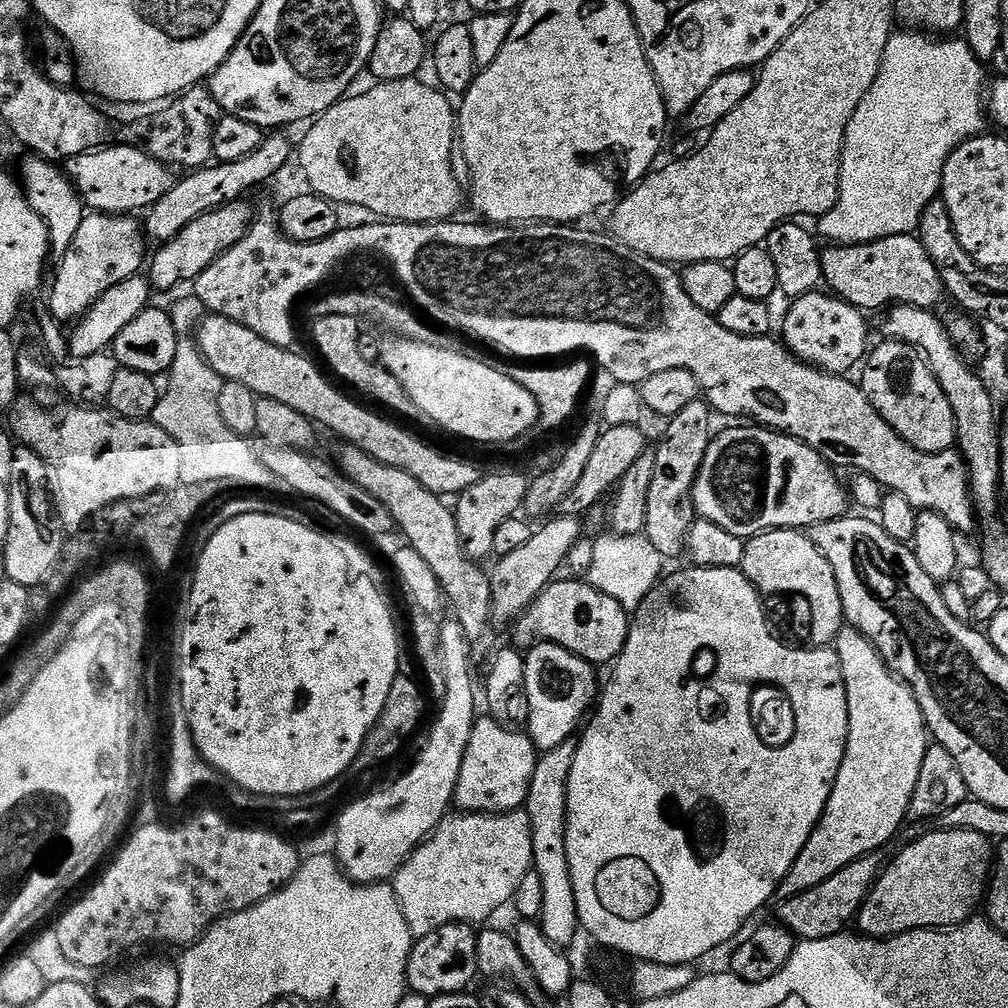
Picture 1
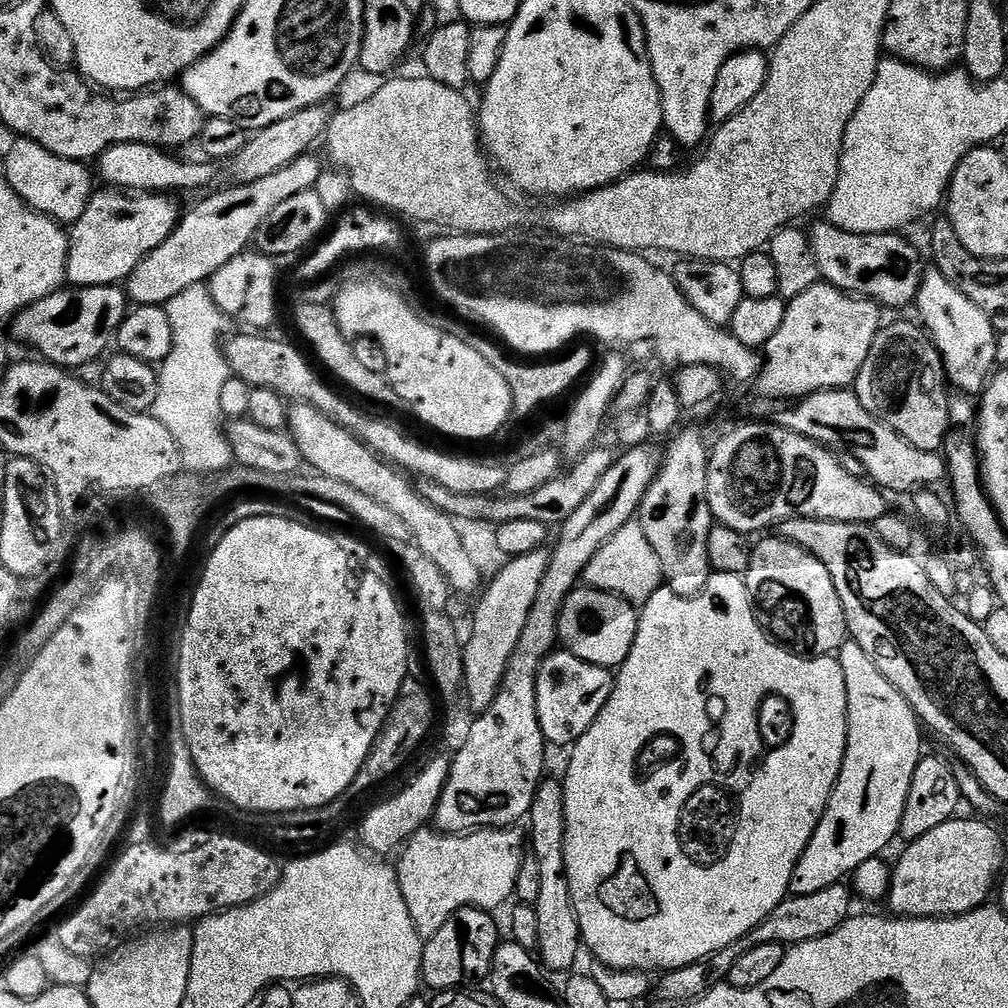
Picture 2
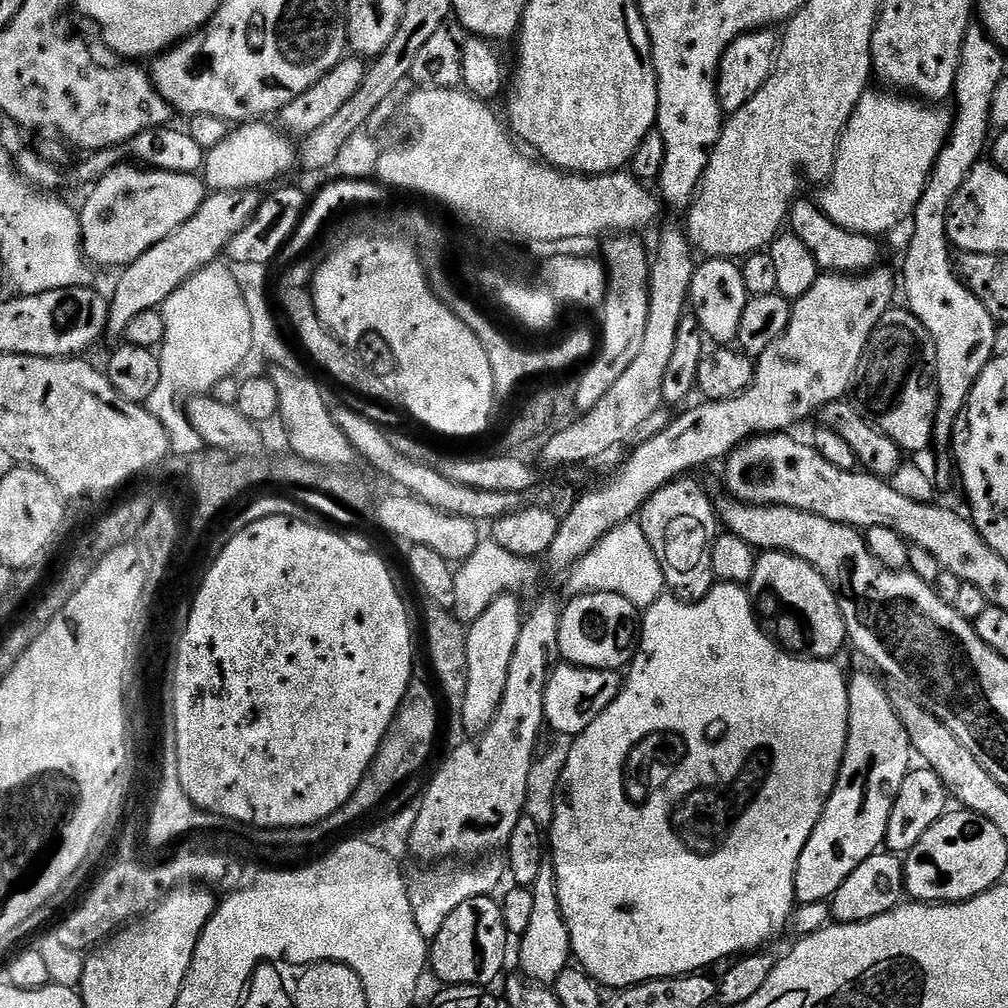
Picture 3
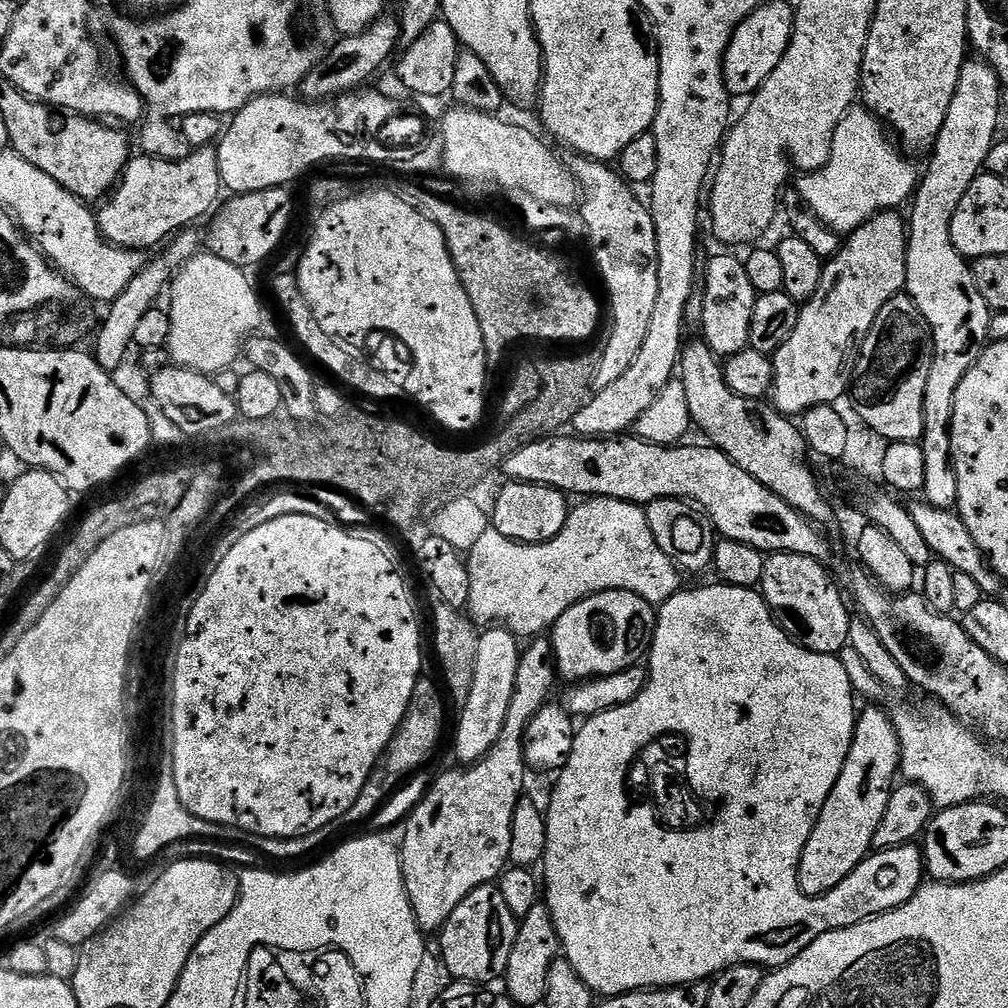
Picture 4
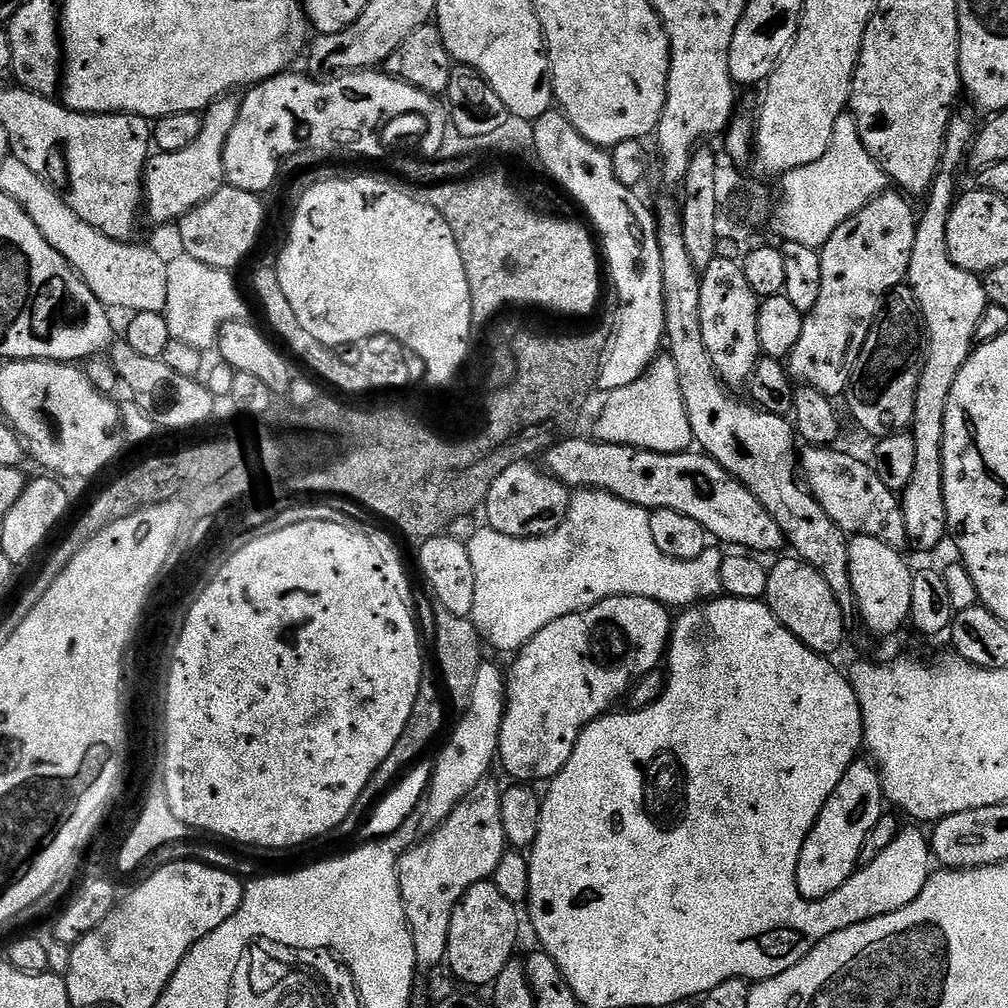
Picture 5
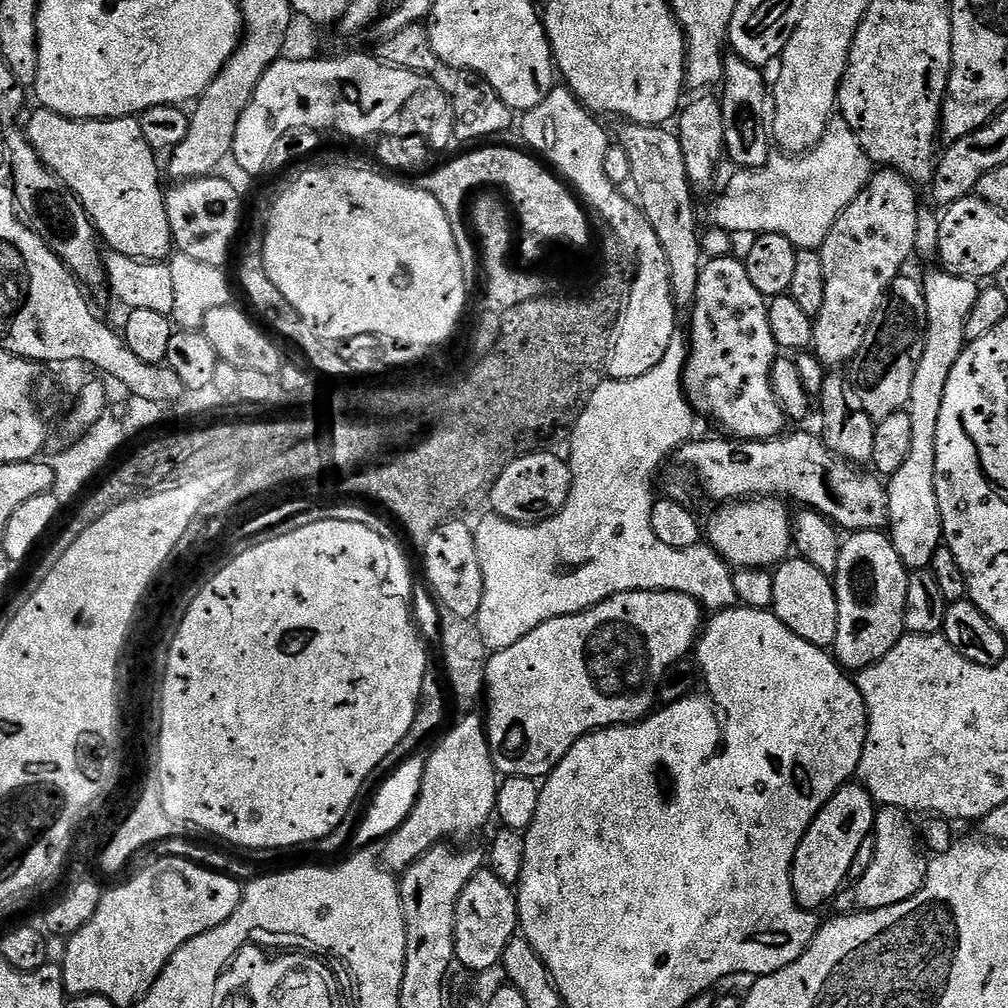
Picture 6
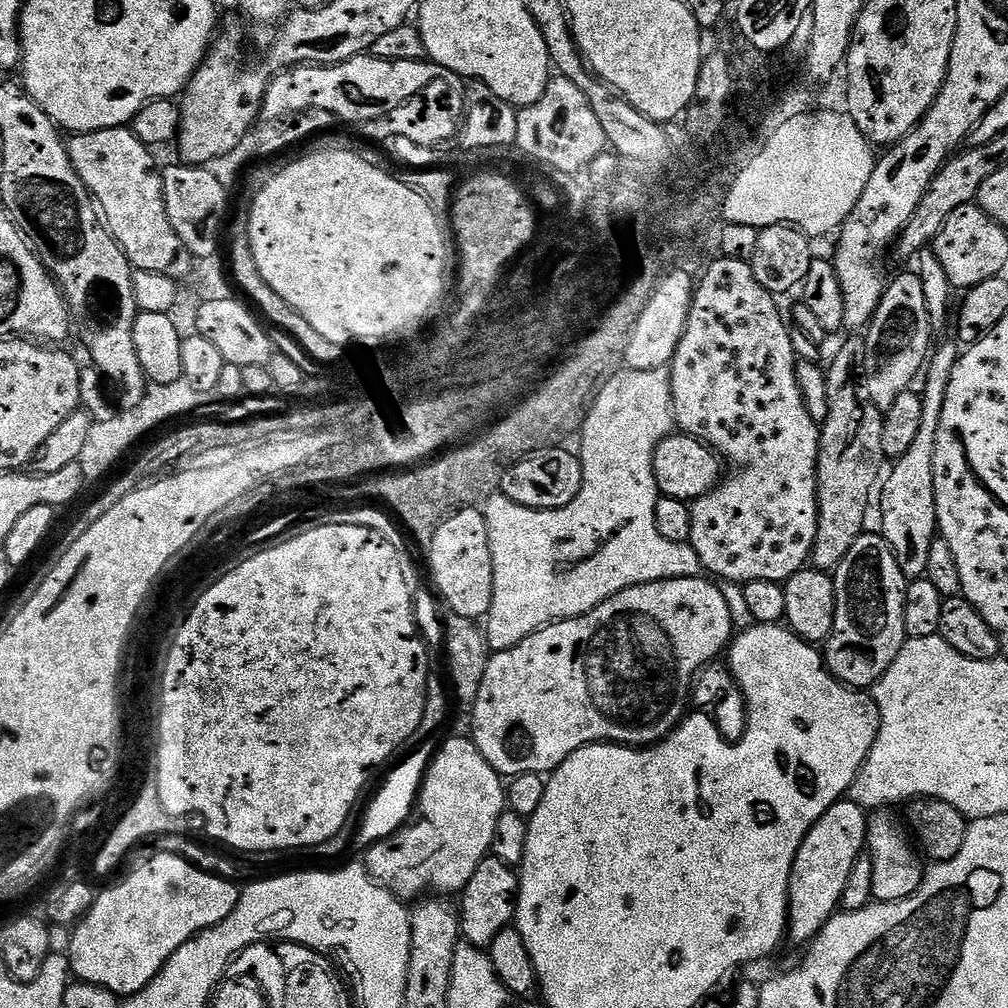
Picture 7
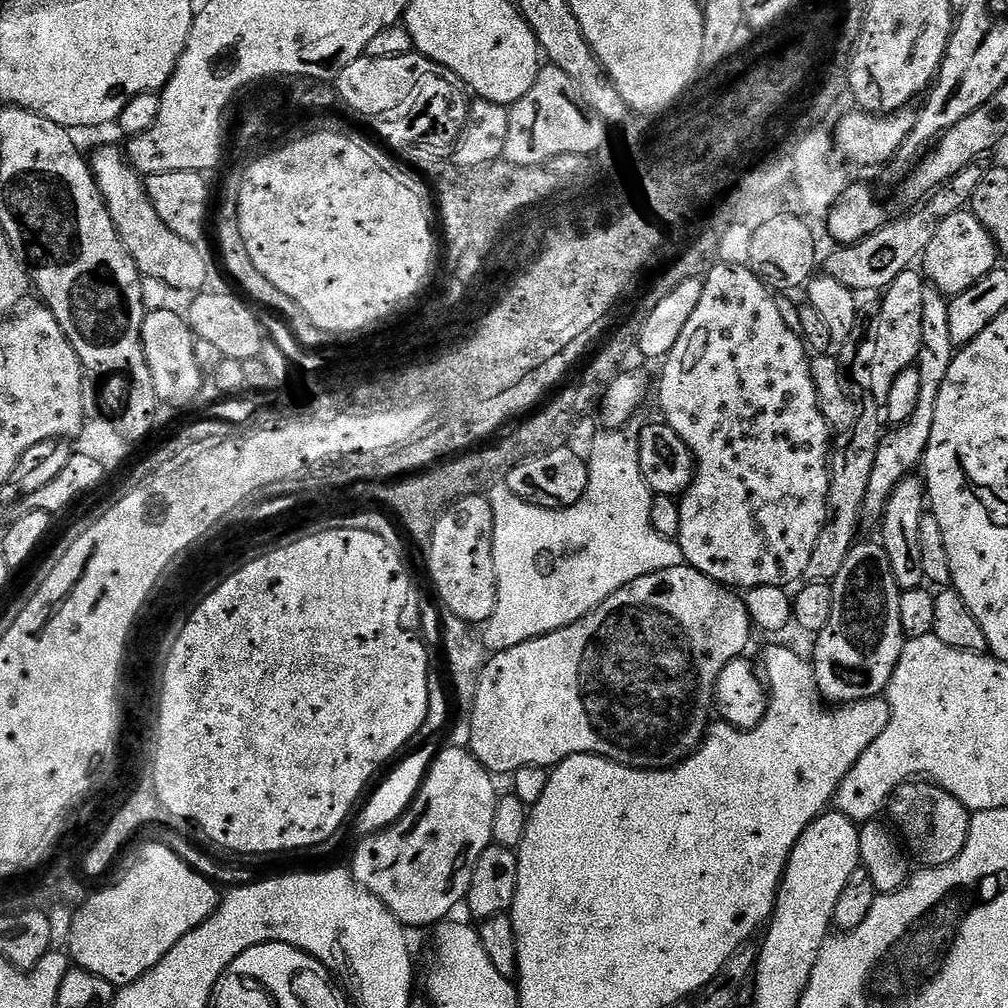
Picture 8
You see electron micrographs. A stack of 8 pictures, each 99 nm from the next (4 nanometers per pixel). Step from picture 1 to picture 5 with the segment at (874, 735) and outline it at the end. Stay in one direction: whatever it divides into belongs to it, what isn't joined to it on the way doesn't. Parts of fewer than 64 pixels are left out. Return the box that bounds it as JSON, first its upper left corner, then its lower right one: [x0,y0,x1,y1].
[796,759,886,900]

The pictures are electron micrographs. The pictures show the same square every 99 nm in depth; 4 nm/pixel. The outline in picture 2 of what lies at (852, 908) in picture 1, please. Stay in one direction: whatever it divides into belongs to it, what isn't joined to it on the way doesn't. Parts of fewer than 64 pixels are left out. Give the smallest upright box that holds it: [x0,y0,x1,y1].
[654,882,854,1005]

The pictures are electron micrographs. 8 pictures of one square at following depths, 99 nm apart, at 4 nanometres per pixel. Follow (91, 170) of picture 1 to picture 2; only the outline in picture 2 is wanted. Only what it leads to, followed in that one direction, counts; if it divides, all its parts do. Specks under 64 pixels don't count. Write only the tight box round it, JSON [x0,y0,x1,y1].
[98,144,216,194]

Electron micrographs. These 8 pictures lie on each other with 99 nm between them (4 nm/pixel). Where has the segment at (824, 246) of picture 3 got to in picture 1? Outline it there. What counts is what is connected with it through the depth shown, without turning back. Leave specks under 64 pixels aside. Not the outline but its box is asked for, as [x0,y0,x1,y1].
[820,234,946,314]

